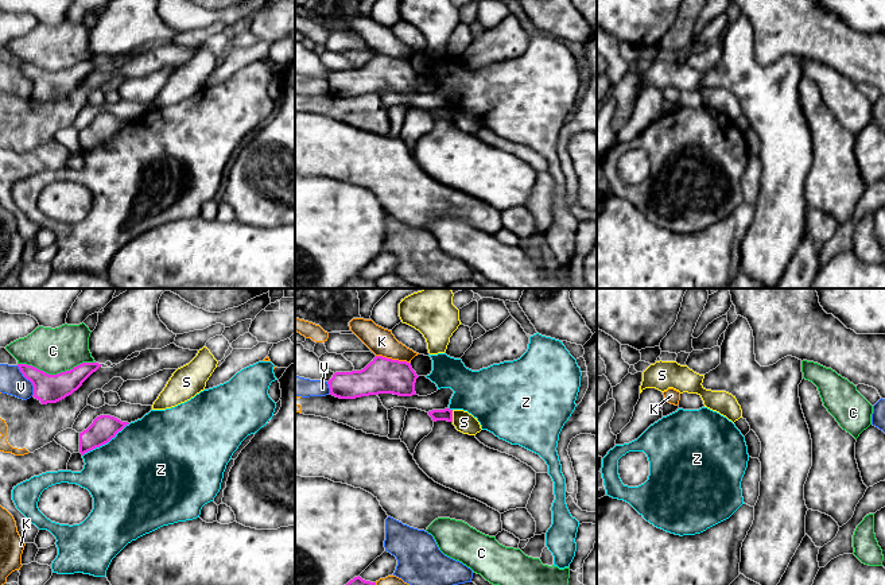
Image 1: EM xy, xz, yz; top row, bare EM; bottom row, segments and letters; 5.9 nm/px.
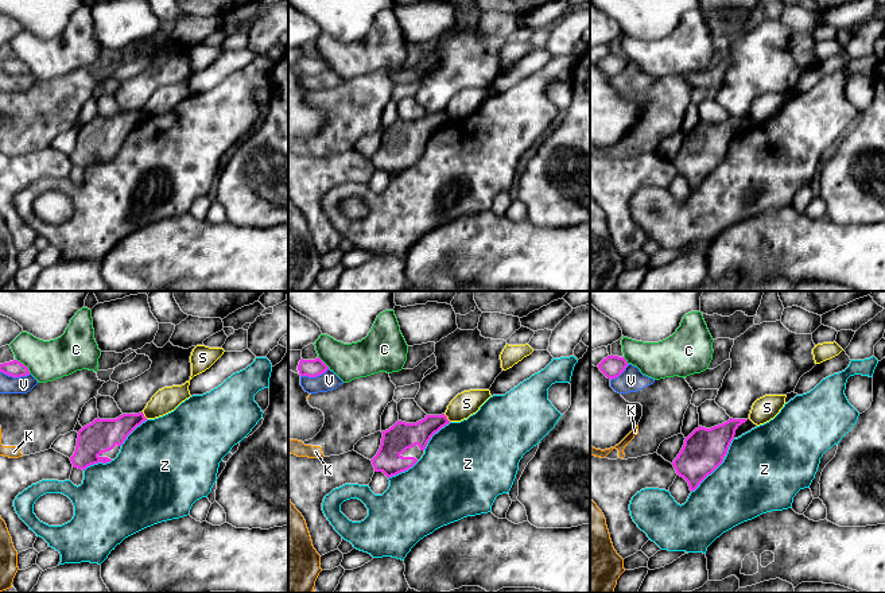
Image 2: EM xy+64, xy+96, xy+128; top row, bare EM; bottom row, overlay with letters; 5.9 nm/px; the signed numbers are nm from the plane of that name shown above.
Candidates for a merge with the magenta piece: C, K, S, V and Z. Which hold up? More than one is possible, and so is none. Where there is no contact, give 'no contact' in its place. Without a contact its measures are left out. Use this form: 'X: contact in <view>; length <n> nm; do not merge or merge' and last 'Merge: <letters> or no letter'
C: contact in xy; length 460 nm; do not merge
K: contact in xz; length 200 nm; do not merge
S: contact in xz; length 70 nm; do not merge
V: contact in xy; length 200 nm; do not merge
Z: contact in xy; length 340 nm; do not merge
Merge: no letter

